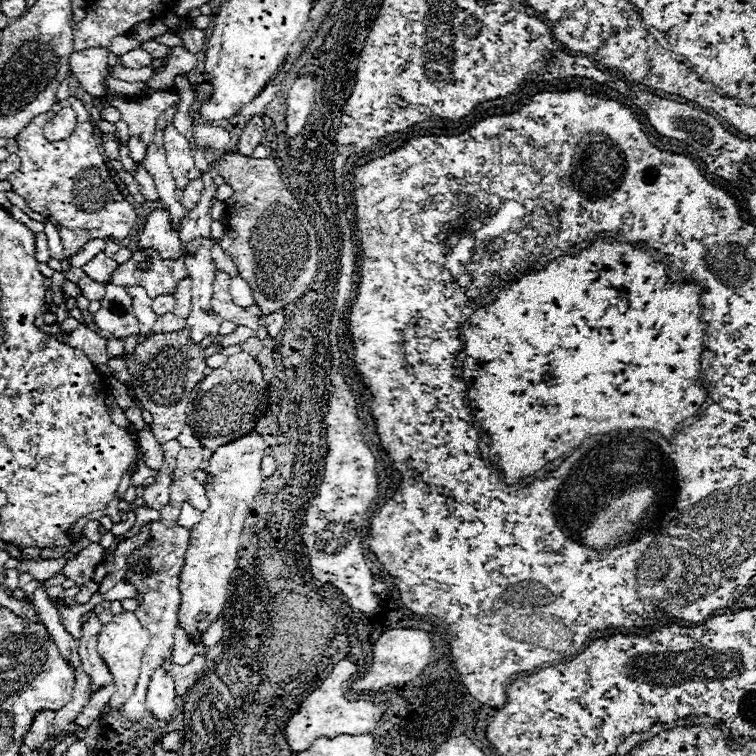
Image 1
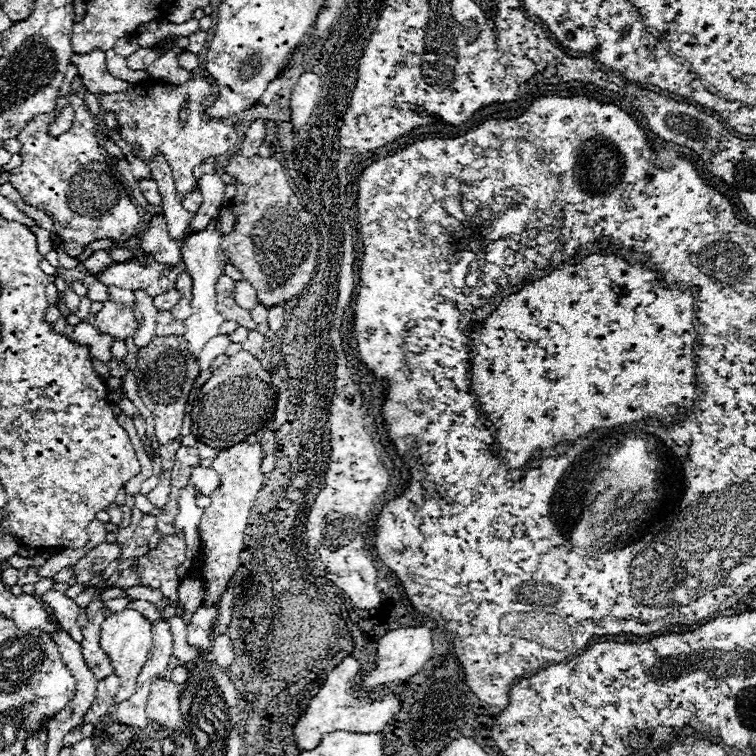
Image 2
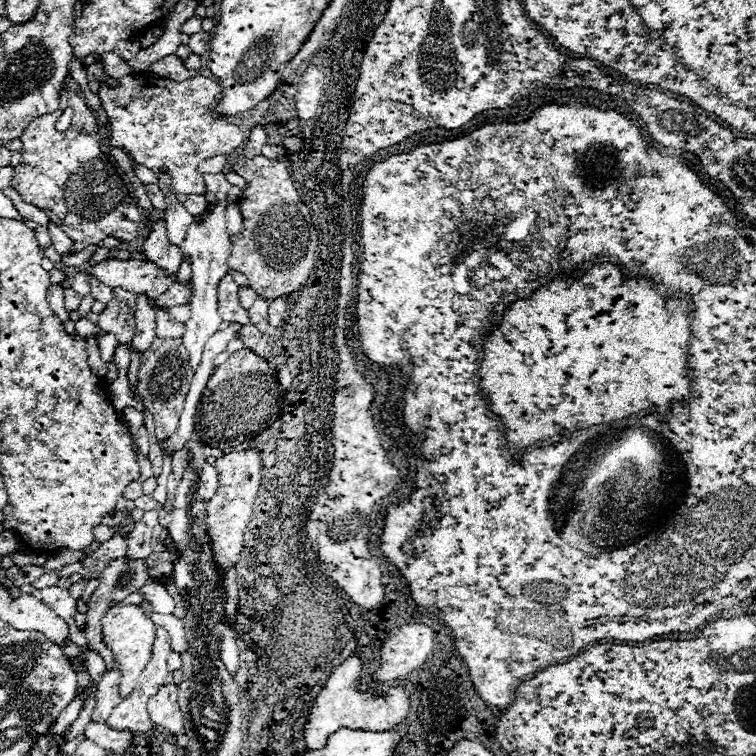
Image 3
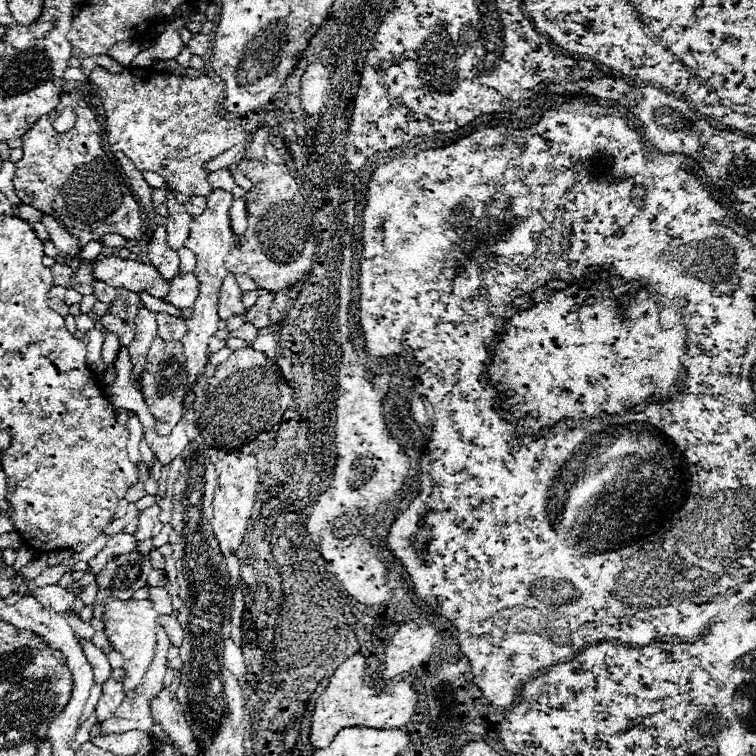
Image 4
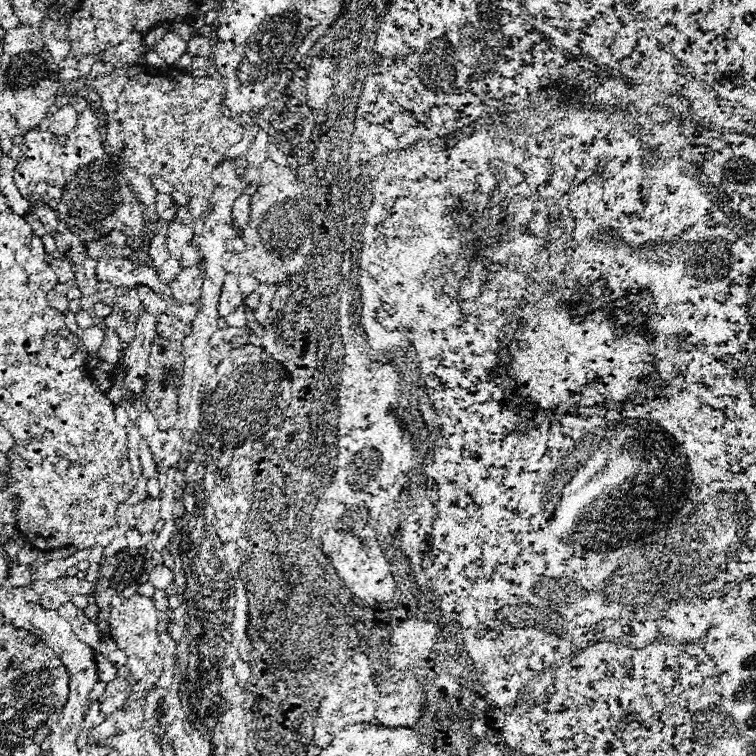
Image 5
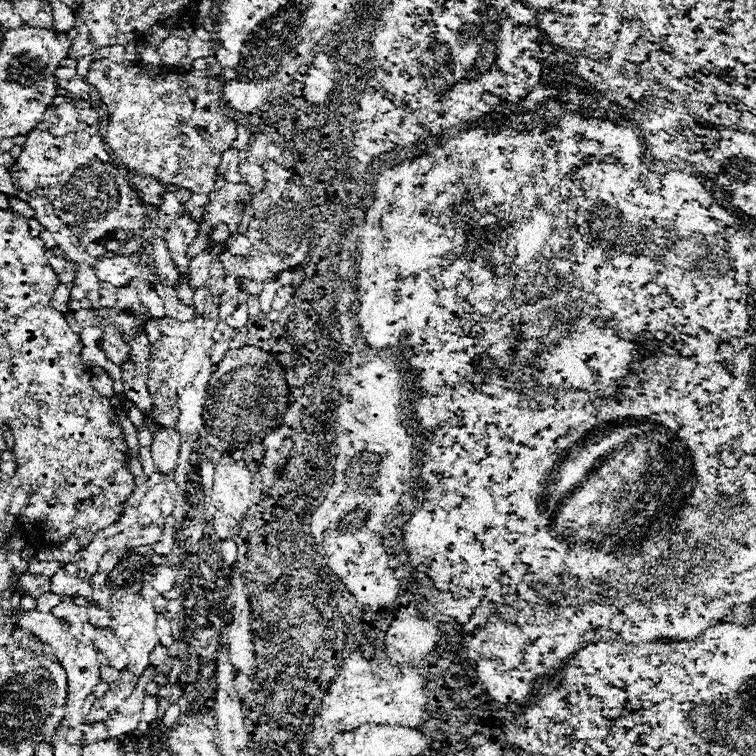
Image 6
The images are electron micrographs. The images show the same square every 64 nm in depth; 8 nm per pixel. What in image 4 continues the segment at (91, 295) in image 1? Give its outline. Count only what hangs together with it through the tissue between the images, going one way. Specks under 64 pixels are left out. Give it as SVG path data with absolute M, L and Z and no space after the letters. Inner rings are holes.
M94 280L94 296L96 296L96 300L110 304L110 302L116 300L116 288L110 288L108 284L102 284L100 280Z

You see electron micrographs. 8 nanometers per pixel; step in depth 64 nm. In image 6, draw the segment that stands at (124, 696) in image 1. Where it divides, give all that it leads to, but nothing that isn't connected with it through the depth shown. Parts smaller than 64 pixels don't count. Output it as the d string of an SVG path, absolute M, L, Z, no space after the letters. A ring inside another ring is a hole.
M142 592L134 594L122 594L122 596L112 596L112 630L120 638L120 644L128 652L128 670L140 676L148 668L148 656L150 652L160 644L158 634L156 634L156 616L158 612L154 610L154 604L150 598L146 598Z

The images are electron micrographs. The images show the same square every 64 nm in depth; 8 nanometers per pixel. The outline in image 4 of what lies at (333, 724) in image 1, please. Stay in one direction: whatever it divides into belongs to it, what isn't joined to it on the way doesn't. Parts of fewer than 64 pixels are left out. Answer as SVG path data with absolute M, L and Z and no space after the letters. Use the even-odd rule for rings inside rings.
M360 654L350 656L348 660L344 660L342 666L336 668L324 694L318 698L314 706L312 726L310 726L310 742L314 748L326 748L340 728L366 726L374 730L394 730L406 726L412 720L416 706L416 692L410 682L400 680L382 694L366 686L364 674L366 674L366 660Z

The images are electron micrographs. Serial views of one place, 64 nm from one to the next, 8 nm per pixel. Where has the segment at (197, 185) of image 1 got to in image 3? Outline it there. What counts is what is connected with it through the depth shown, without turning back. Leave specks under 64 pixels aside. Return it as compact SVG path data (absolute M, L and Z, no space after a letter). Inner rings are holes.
M190 194L184 202L184 208L192 214L192 216L200 216L206 210L206 198L202 194Z

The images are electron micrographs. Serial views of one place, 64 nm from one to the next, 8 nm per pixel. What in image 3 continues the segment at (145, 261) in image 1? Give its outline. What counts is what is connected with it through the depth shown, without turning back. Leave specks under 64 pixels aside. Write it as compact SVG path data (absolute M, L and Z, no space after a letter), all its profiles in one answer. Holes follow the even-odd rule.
M110 258L102 264L90 266L90 274L104 284L110 284L110 288L126 288L130 292L142 292L148 298L158 298L164 294L176 276L166 276L162 268L158 268L152 262L144 260L118 260Z

